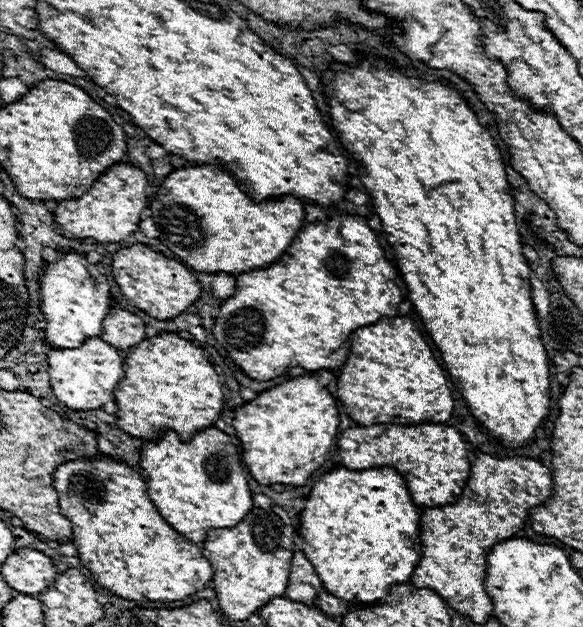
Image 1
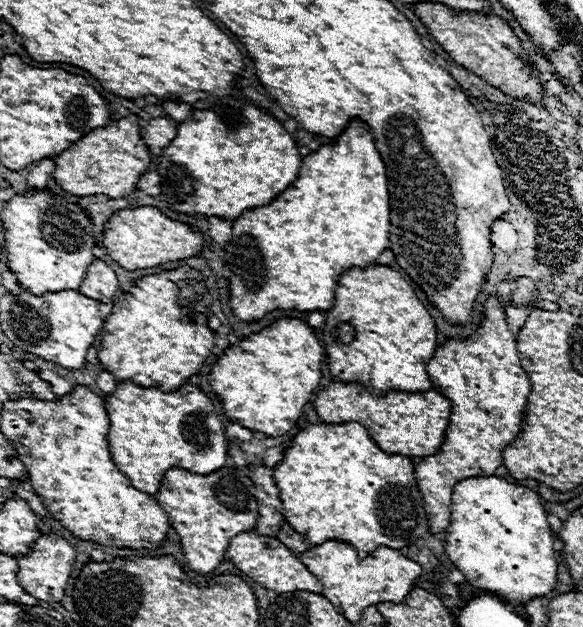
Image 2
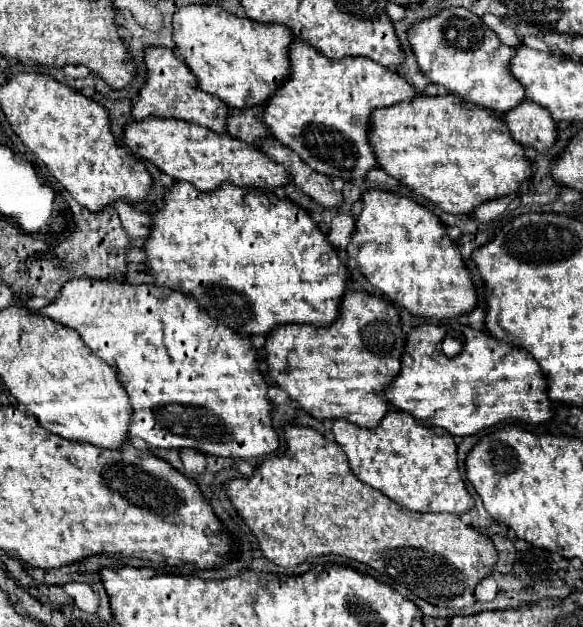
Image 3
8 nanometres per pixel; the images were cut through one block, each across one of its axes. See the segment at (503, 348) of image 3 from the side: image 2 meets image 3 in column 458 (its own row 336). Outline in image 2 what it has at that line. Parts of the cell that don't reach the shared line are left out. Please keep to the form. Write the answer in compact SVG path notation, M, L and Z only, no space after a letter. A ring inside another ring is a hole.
M368 266L364 272L350 270L338 278L334 308L326 312L324 326L326 364L334 378L342 382L360 382L372 394L390 390L428 392L432 390L426 364L436 350L434 318L416 298L410 284L390 266ZM340 324L350 324L356 334L350 344L332 338L332 330Z

